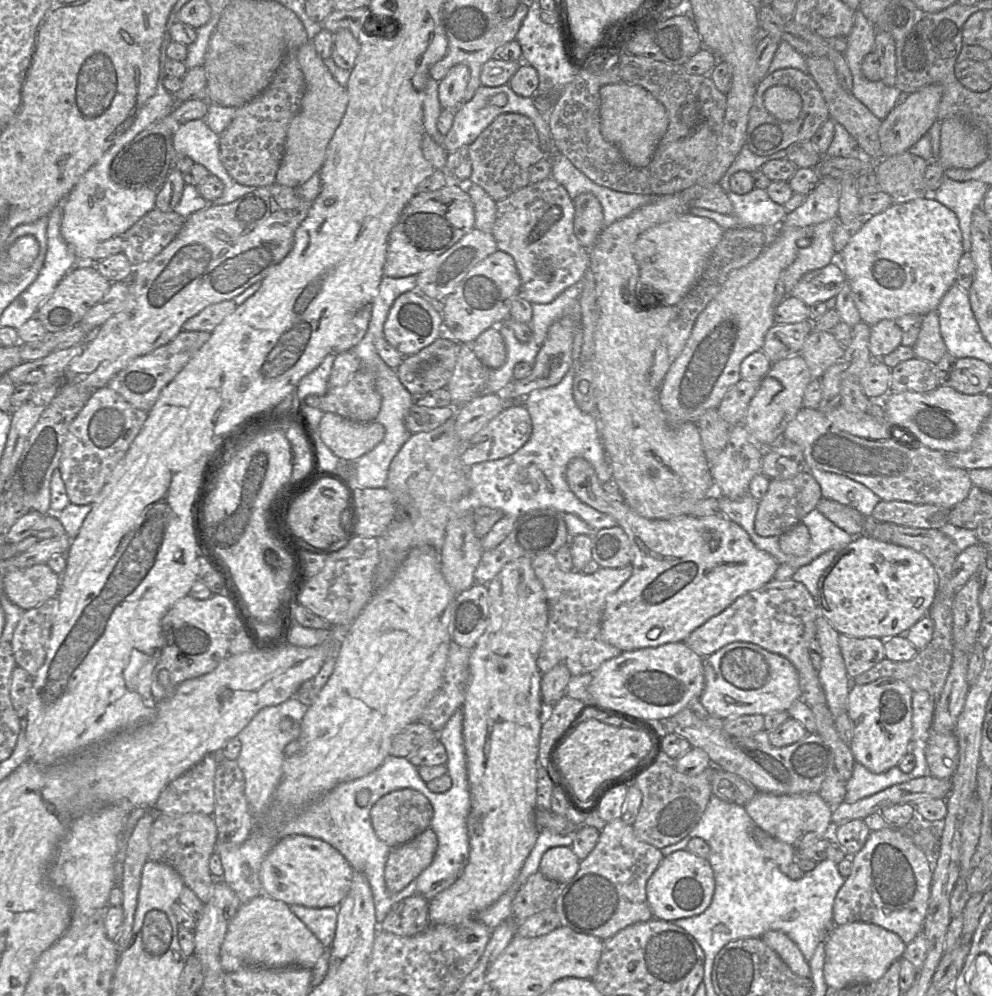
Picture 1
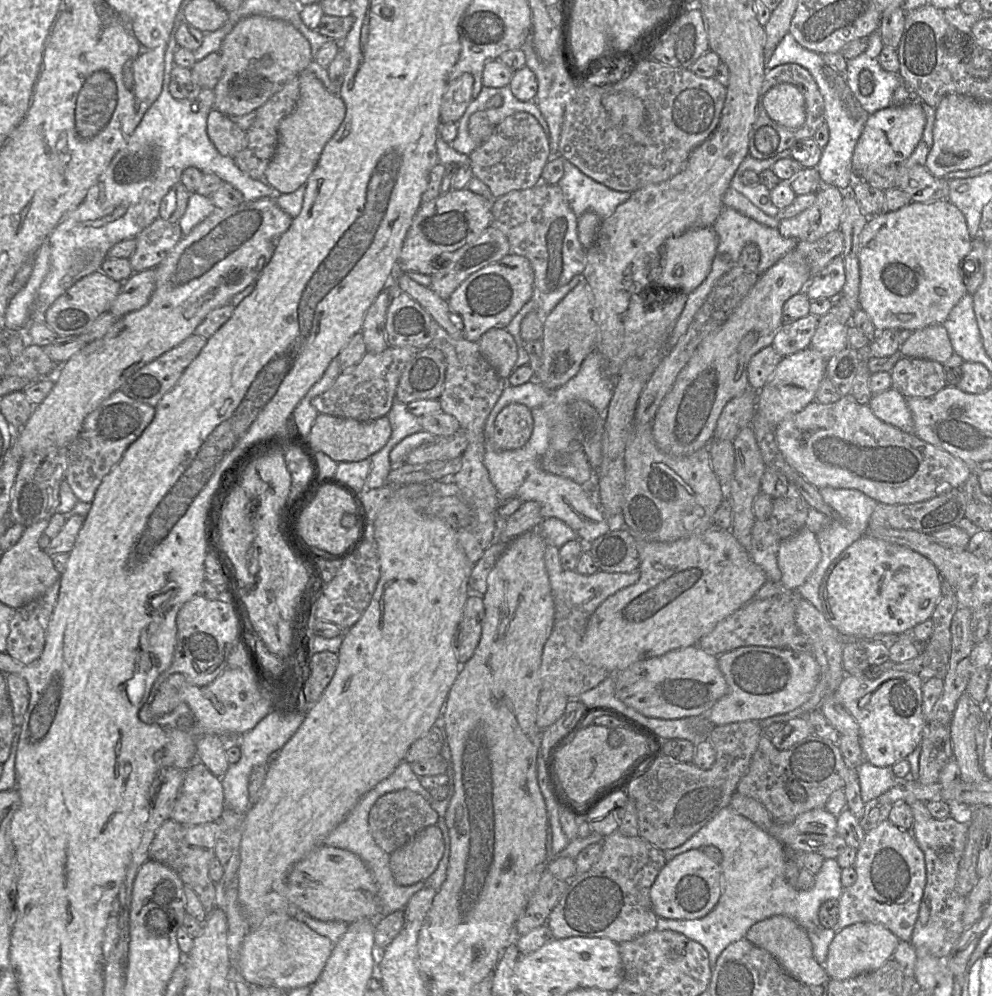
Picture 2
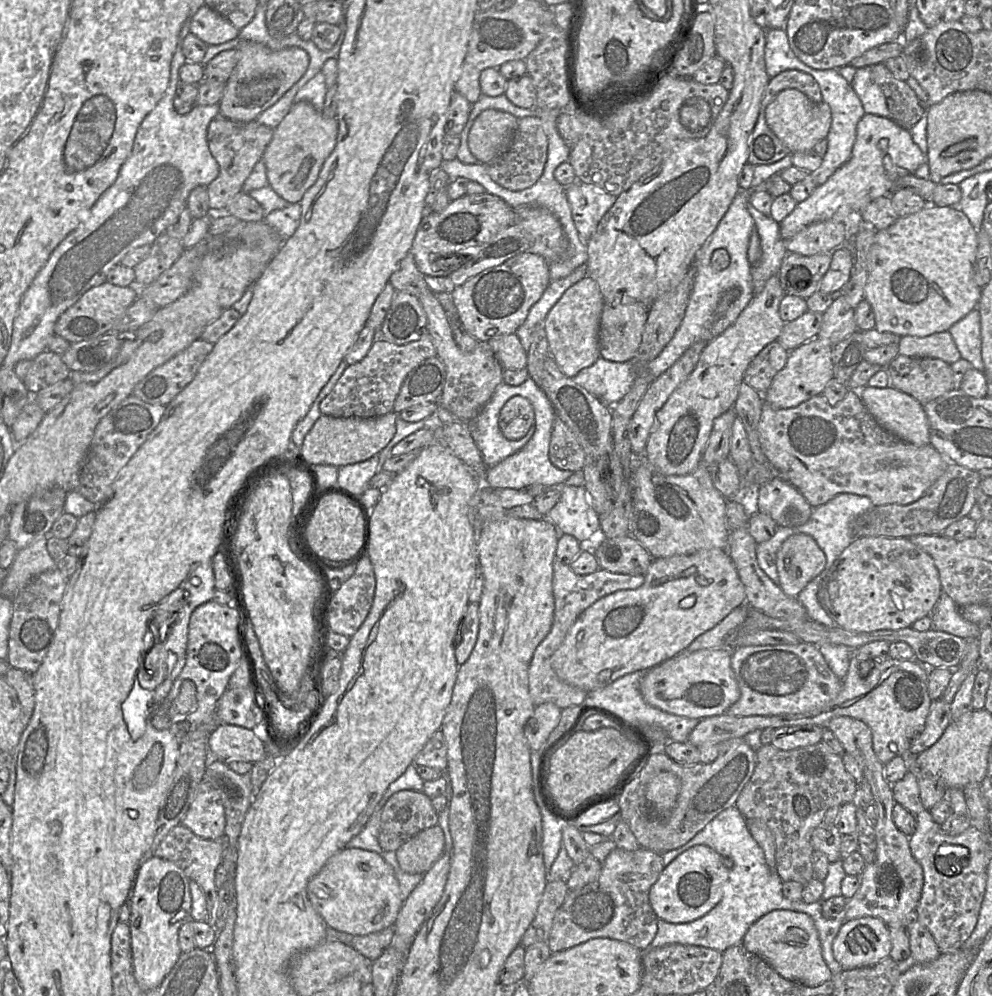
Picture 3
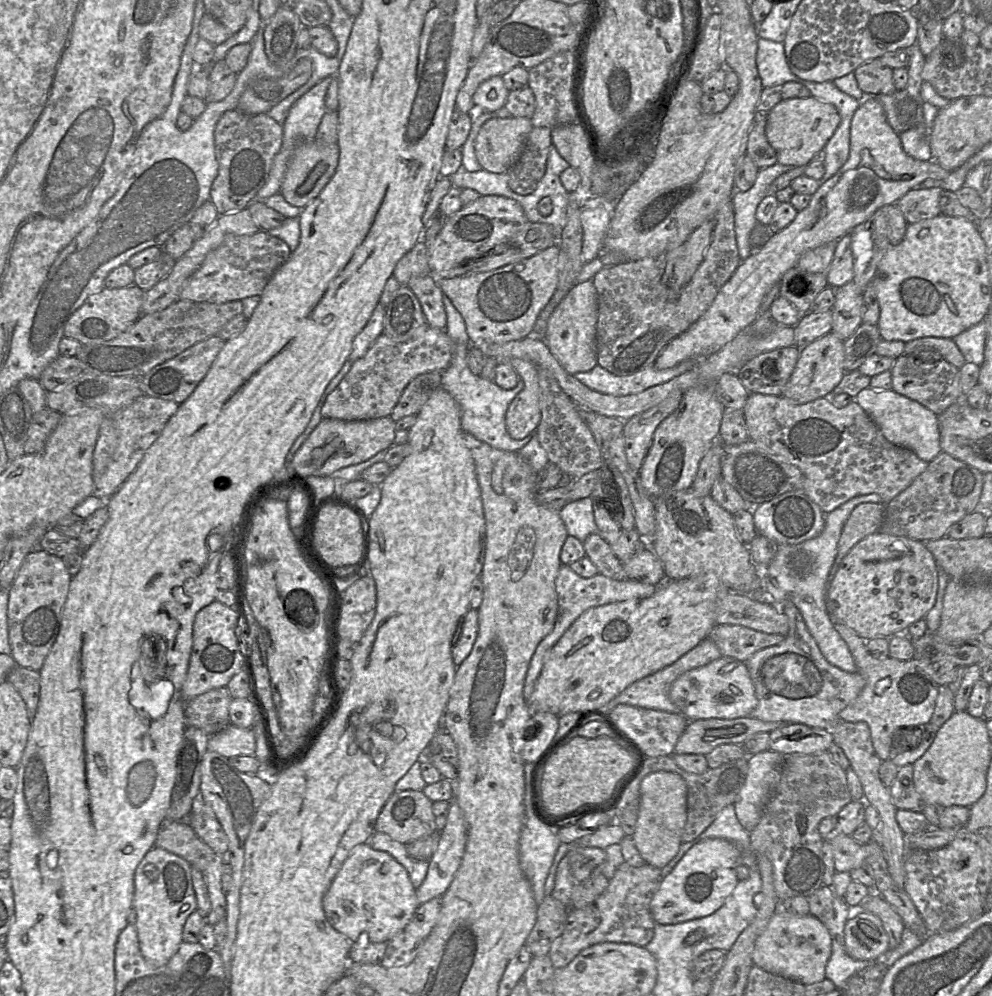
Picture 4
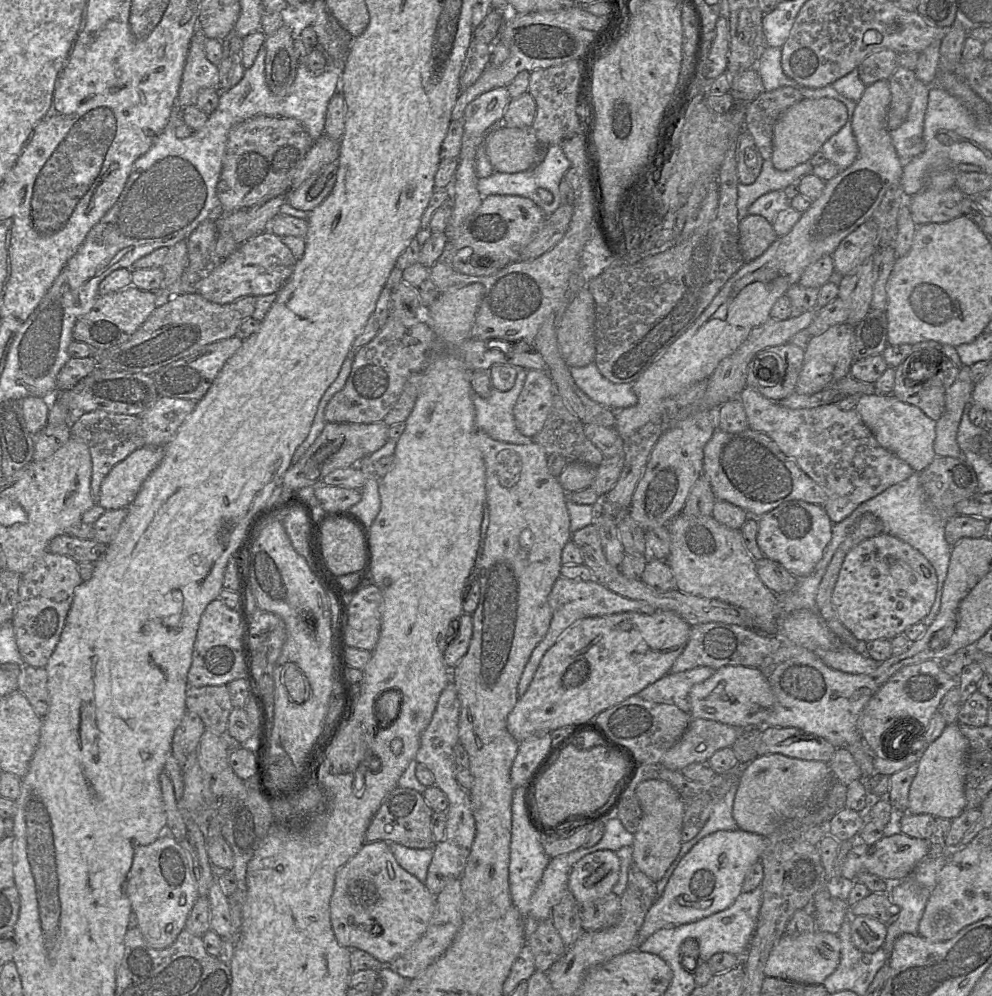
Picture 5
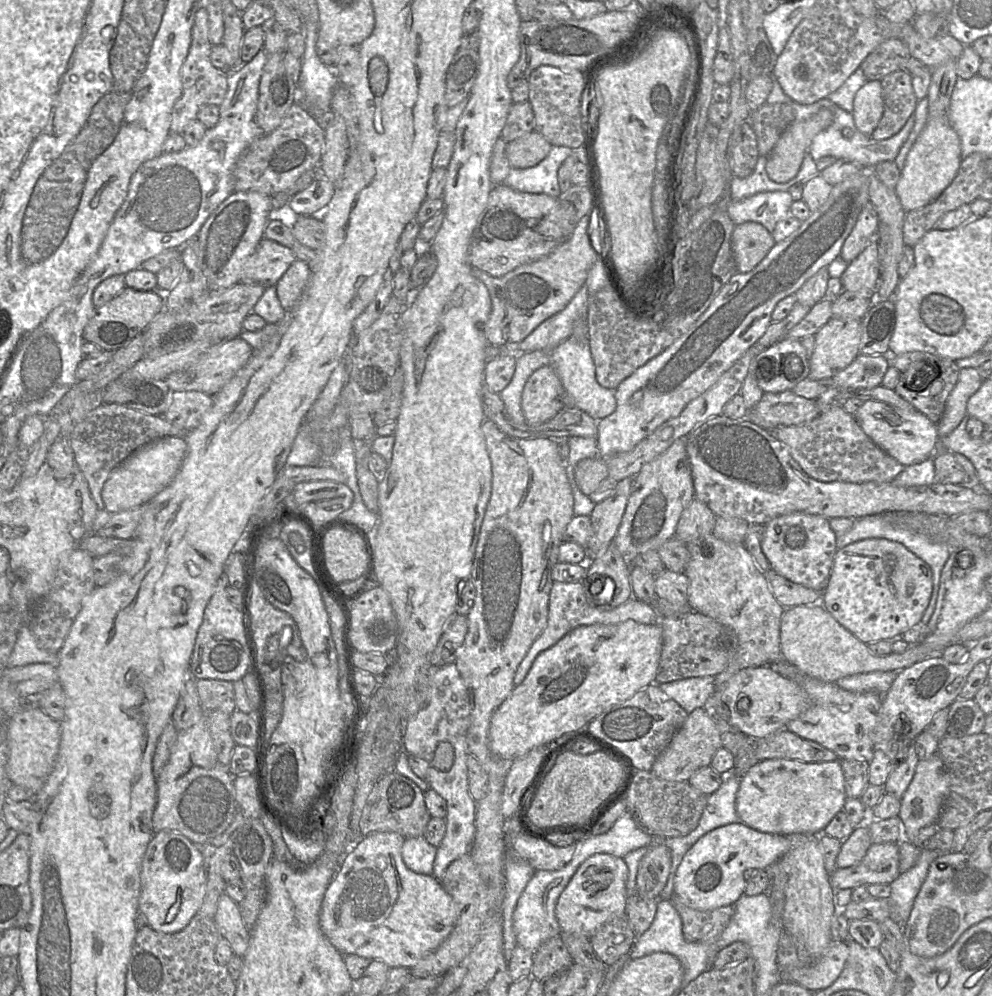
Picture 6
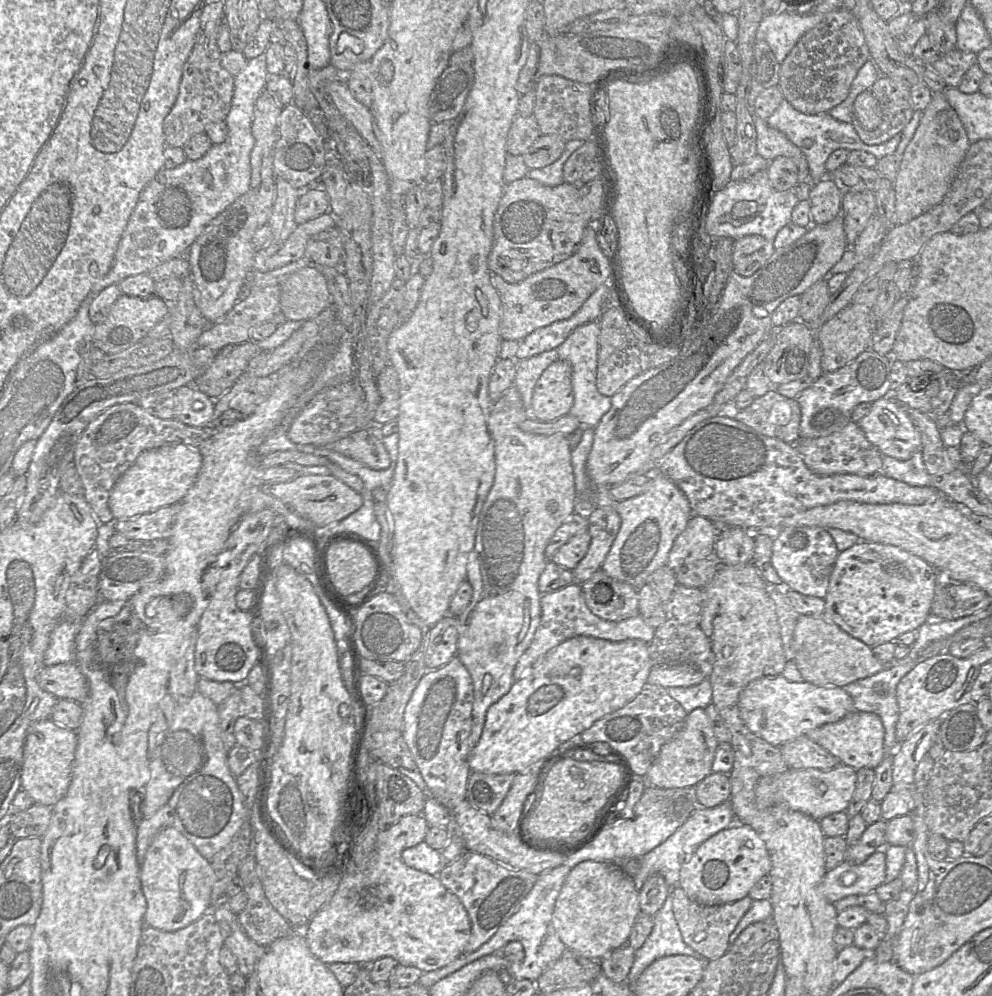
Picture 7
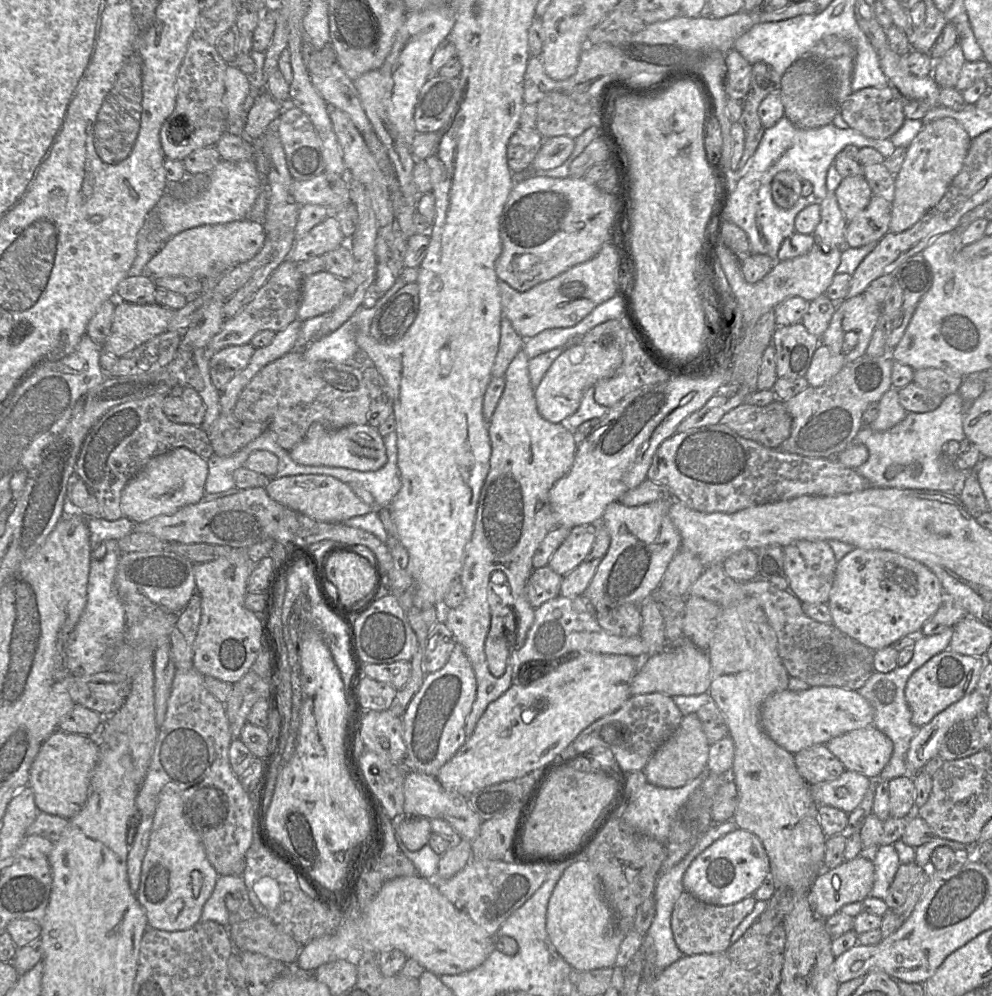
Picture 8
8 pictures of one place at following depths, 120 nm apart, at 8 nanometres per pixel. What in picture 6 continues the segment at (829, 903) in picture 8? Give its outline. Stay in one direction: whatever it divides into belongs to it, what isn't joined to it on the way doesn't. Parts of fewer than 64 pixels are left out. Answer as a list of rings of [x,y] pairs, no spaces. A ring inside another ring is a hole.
[[[873,843],[857,865],[837,868],[831,874],[836,890],[861,885],[890,884],[900,875],[898,843]]]

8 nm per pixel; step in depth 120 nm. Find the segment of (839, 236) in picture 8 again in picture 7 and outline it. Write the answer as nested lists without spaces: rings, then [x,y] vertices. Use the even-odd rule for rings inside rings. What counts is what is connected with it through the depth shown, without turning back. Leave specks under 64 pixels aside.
[[[827,176],[813,183],[809,201],[812,224],[821,225],[835,219],[842,211],[843,190],[841,185]]]

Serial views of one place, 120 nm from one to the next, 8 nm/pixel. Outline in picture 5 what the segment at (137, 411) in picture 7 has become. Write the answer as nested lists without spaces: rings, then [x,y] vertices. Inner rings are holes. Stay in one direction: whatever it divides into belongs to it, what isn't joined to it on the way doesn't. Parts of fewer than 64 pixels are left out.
[[[103,410],[74,413],[70,423],[70,434],[72,439],[85,443],[89,448],[92,461],[91,494],[95,503],[99,501],[101,484],[112,467],[145,445],[144,430],[139,415]]]

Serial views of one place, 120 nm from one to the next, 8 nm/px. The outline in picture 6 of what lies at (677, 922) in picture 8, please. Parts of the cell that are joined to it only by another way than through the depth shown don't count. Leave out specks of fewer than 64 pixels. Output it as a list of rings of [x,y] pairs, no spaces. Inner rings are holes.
[[[674,894],[670,900],[681,917],[683,936],[688,942],[716,944],[734,913],[733,905],[698,910],[688,907]]]

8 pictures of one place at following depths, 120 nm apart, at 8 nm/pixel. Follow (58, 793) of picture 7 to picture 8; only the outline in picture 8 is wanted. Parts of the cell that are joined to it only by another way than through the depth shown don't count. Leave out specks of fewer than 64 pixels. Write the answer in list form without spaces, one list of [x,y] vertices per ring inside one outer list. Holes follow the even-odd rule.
[[[56,729],[42,743],[30,767],[28,785],[33,790],[39,811],[67,819],[75,816],[87,800],[90,779],[99,755],[98,740],[93,736]]]

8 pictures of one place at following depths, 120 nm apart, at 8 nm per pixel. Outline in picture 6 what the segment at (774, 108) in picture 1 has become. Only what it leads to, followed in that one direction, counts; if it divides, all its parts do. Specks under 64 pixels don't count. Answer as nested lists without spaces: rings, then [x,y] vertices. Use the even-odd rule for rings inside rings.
[[[821,109],[804,121],[793,121],[782,133],[768,156],[766,171],[777,183],[793,179],[799,172],[803,158],[813,138],[828,128],[834,121],[829,109]]]

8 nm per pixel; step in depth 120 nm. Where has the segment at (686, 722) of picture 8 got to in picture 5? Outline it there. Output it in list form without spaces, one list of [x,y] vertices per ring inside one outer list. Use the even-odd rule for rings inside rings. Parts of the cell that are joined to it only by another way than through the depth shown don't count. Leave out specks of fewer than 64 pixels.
[[[692,718],[681,738],[662,756],[660,764],[681,771],[689,764],[703,762],[718,750],[731,747],[738,729],[717,721]]]

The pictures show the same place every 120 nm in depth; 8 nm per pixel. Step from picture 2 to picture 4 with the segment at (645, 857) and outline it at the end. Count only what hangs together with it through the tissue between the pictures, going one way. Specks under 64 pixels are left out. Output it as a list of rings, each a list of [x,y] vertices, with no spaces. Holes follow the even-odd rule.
[[[623,862],[609,880],[605,891],[594,902],[581,909],[568,909],[564,929],[548,953],[554,969],[565,967],[582,950],[601,942],[645,947],[652,940],[655,928],[650,902],[661,882],[661,869],[646,863],[633,867]]]

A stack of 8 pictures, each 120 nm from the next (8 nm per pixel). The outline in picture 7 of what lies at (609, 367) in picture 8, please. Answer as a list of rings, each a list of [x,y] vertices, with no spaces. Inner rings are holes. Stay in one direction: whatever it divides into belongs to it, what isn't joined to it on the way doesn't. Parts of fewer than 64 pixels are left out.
[[[556,360],[541,374],[533,390],[530,414],[550,422],[570,413],[574,403],[572,368],[565,360]]]

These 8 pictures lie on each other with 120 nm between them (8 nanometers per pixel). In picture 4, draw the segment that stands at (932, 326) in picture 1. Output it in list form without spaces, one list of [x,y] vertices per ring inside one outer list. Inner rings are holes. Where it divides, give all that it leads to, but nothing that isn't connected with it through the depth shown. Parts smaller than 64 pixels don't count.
[[[921,337],[905,342],[903,355],[927,351],[938,352],[944,360],[958,369],[966,363],[956,343],[950,338],[943,337]]]

